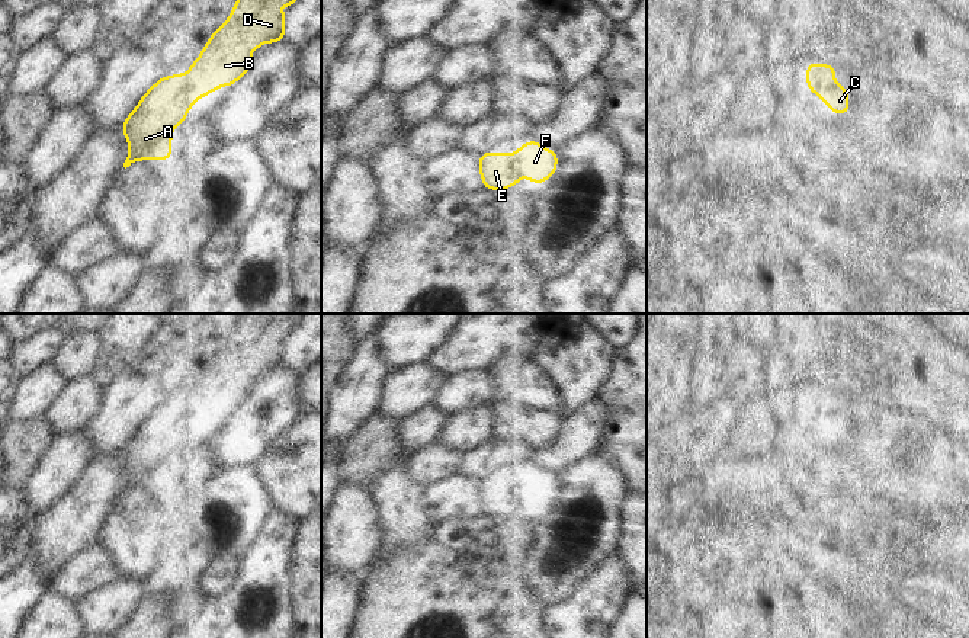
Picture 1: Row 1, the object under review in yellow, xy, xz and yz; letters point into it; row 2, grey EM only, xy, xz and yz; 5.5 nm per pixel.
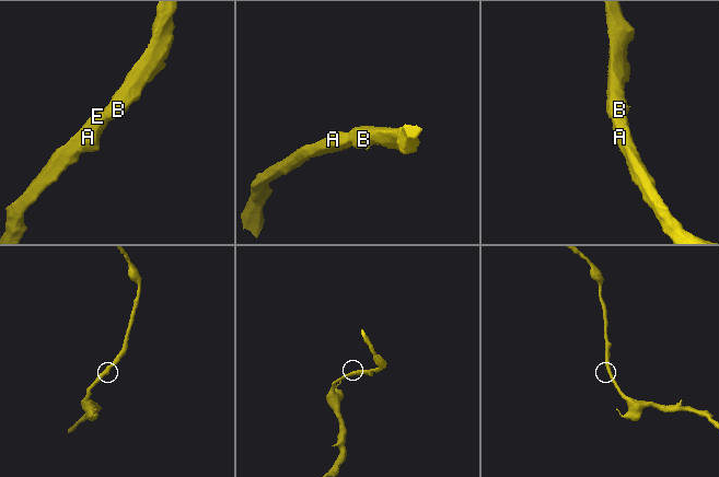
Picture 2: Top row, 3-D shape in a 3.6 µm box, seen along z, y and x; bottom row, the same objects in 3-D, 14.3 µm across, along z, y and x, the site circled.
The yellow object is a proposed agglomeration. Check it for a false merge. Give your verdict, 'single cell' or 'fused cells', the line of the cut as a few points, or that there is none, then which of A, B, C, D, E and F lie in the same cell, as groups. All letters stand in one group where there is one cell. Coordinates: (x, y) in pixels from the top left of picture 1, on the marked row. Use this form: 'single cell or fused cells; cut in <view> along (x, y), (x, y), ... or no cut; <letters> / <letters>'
single cell; no cut; A B C D E F

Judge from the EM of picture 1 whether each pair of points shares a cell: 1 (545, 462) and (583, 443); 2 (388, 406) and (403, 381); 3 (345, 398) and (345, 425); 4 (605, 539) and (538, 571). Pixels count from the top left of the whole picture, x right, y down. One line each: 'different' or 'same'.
1: same
2: same
3: same
4: same

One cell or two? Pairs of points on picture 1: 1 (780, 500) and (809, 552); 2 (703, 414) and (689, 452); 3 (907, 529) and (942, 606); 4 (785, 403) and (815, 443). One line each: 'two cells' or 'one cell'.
1: one cell
2: one cell
3: two cells
4: two cells

